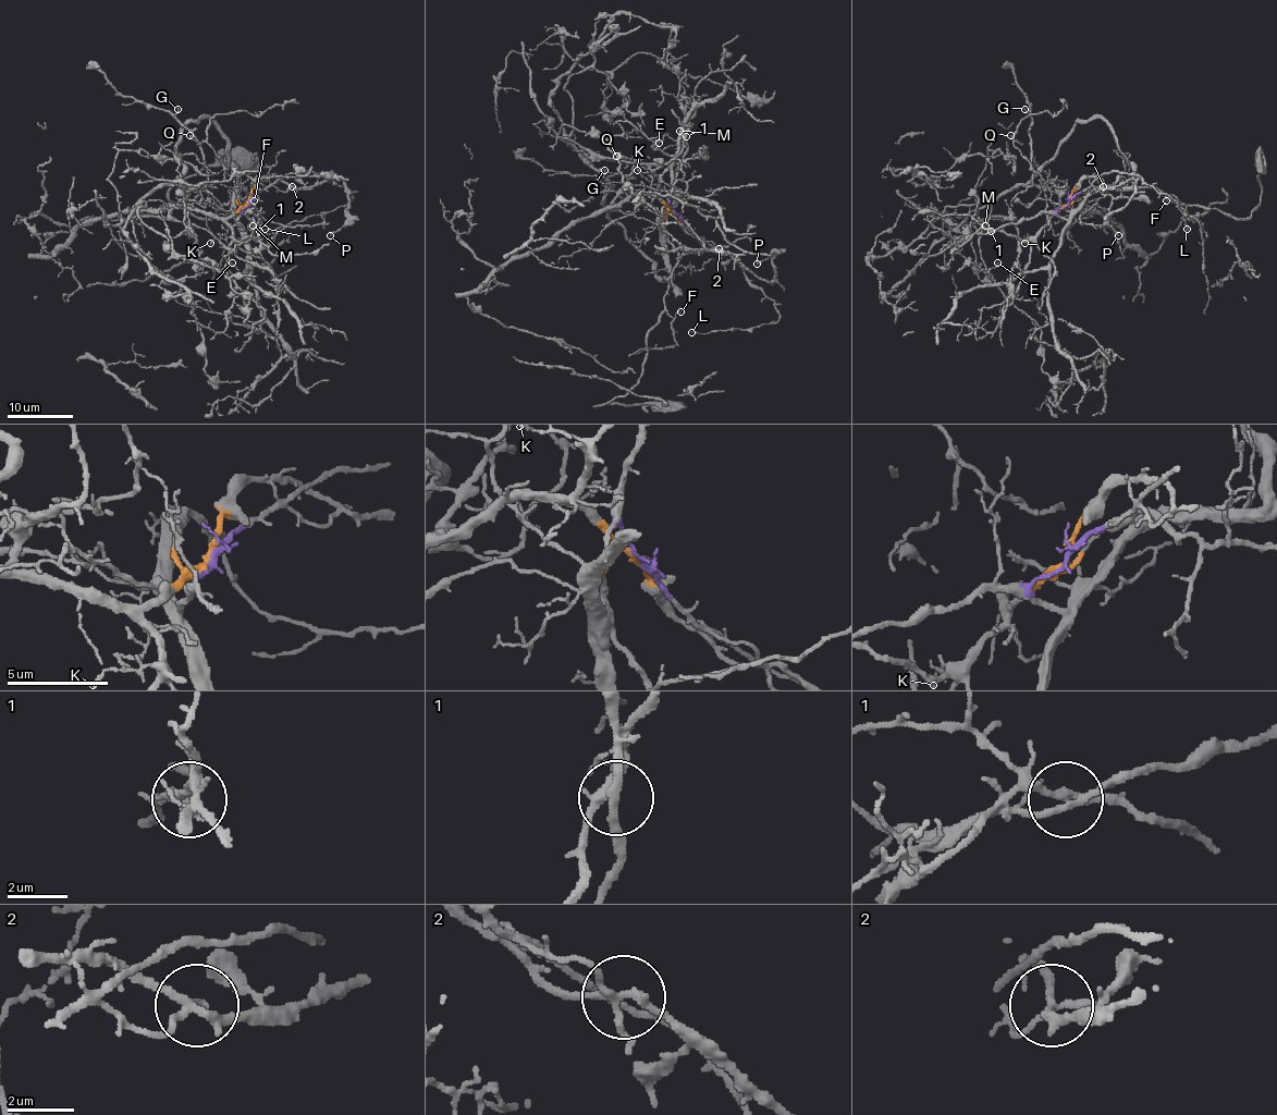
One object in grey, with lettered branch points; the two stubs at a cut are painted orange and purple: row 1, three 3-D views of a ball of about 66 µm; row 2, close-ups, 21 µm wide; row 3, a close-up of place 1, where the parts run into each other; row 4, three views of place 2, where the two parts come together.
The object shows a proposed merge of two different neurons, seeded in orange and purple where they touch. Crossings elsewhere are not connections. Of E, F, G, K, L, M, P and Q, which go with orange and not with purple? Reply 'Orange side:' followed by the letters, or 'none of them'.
Orange side: G, K, P, Q

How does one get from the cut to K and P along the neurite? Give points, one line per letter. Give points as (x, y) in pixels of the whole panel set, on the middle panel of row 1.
K: (674, 213), (653, 194), (658, 178), (651, 172), (637, 171)
P: (674, 213), (688, 232), (704, 245), (729, 252), (771, 282), (775, 277), (774, 254), (757, 264)

